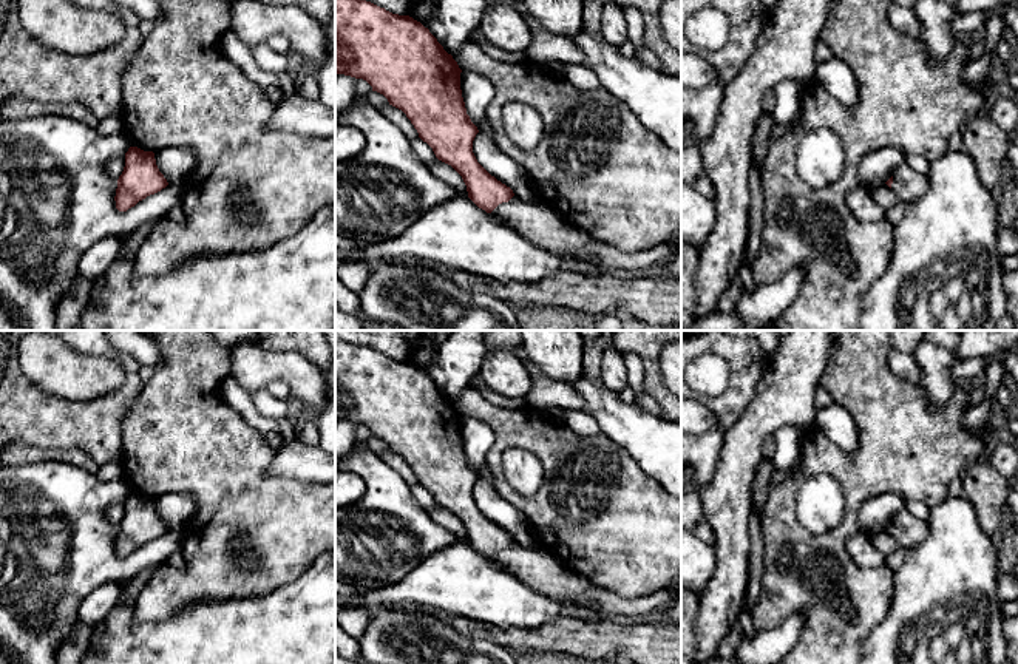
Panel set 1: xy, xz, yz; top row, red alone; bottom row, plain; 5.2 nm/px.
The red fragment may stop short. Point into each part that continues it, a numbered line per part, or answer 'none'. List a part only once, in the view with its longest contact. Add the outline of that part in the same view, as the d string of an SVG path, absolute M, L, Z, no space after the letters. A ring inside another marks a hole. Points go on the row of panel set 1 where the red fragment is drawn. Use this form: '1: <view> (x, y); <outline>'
1: xz (536, 221); M513 196L499 204L493 215L502 218L507 225L548 252L564 256L573 255L585 259L596 241L584 230L568 224L551 205L542 201L524 201Z

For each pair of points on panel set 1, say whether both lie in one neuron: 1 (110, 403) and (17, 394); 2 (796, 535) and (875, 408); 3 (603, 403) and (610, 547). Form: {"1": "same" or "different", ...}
{"1": "same", "2": "same", "3": "different"}

